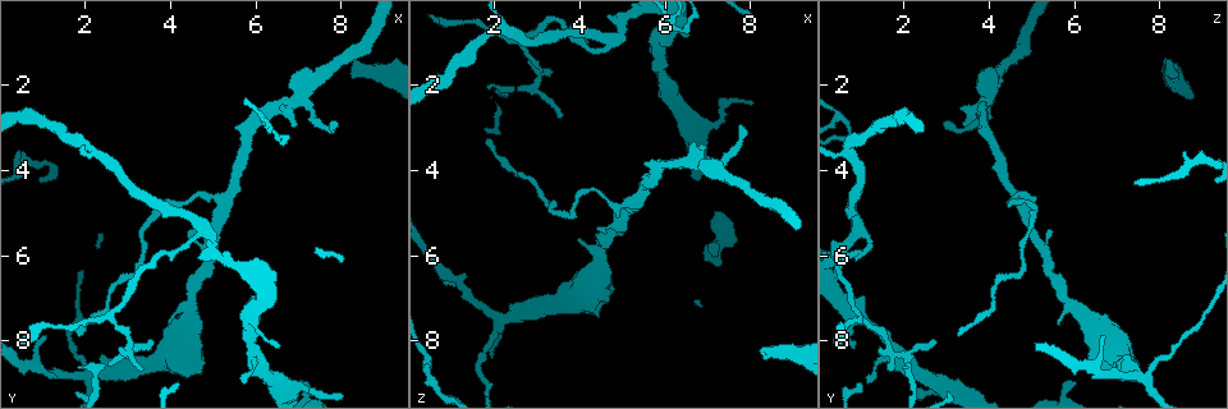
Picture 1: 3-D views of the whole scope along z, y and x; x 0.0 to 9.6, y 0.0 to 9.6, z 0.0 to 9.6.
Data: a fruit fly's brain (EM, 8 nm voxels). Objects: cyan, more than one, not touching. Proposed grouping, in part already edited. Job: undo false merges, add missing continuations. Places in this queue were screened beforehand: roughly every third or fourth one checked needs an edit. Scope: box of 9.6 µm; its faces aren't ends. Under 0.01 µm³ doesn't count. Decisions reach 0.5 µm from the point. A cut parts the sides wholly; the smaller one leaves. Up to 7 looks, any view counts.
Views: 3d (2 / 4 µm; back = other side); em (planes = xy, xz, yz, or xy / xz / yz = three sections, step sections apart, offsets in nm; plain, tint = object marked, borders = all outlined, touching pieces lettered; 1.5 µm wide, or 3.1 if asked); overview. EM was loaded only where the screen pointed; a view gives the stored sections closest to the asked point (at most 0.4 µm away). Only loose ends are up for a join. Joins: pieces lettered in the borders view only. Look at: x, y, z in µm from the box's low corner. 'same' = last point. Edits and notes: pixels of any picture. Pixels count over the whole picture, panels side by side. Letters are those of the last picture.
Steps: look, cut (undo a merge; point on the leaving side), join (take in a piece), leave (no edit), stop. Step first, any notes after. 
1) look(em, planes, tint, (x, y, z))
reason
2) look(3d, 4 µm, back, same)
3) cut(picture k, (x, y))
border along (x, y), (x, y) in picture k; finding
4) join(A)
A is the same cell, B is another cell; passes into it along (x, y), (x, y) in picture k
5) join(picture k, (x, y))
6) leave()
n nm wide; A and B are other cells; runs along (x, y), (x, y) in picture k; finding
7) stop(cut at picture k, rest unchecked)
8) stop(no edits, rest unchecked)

look(3d, 4 µm, (7.00, 2.25, 3.95))
arms part here

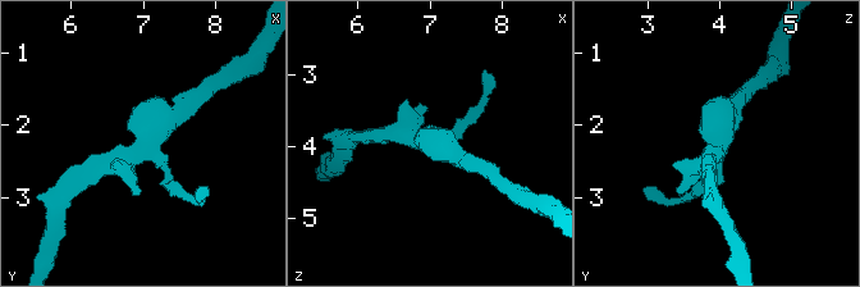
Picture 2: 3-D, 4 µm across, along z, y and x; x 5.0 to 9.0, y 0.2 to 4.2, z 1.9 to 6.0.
look(em, xz, step 8, tint, (7.05, 2.25, 3.95))
3 arms; shape alone is not enough

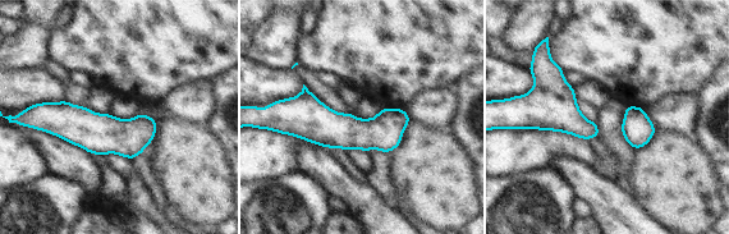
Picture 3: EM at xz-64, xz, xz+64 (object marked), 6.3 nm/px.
look(em, planes, borders, same)
another direction

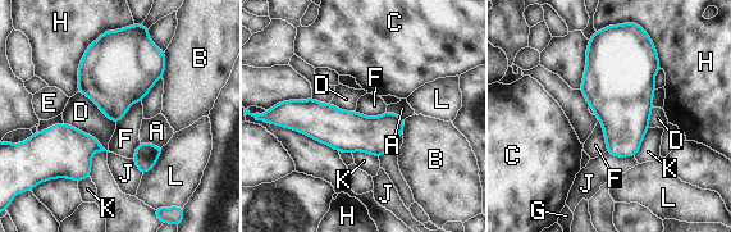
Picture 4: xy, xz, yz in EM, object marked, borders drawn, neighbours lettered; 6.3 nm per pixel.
leave()
170 nm wide; H touches over 400 nm; A, B, C, D, E, F, G, H, J, K and L are other cells; all the same cell

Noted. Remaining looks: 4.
look(em, planes, borders, (8.30, 1.40, 8.15))
branch stops here

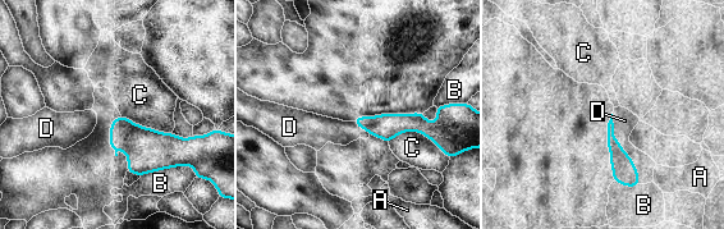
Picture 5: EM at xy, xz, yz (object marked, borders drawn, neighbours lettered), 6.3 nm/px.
join(D)
D is the same cell, A, B and C are other cells; it goes on there

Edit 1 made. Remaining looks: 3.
look(overview)
see it whole again

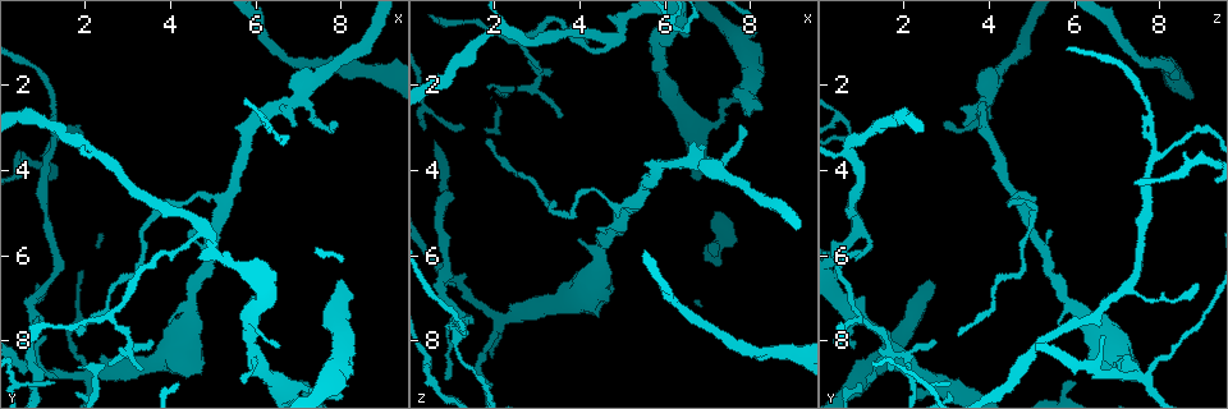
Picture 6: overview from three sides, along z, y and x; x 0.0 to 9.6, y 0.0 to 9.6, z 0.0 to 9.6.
look(3d, 4 µm, back, (6.55, 8.10, 0.85))
branch stops here

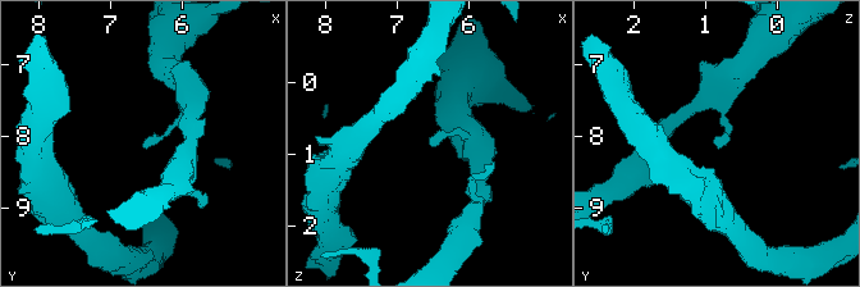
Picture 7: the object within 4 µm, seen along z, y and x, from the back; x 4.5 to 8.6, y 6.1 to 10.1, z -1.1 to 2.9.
look(em, planes, borders, (6.55, 8.15, 0.85))

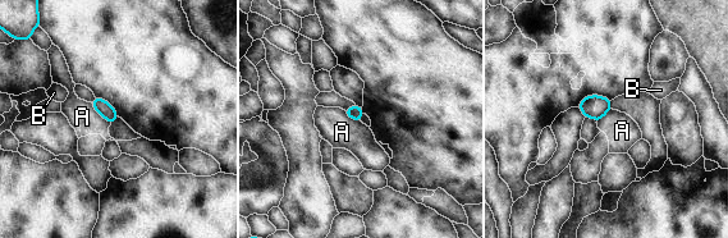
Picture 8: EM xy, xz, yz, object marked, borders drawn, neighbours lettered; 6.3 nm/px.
leave()
A touches over 190 nm; A and B are other cells; border along (90, 103), (110, 124) in picture 8; no lettered piece goes on from it

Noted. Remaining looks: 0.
stop(join at picture 5, rest unchecked)

